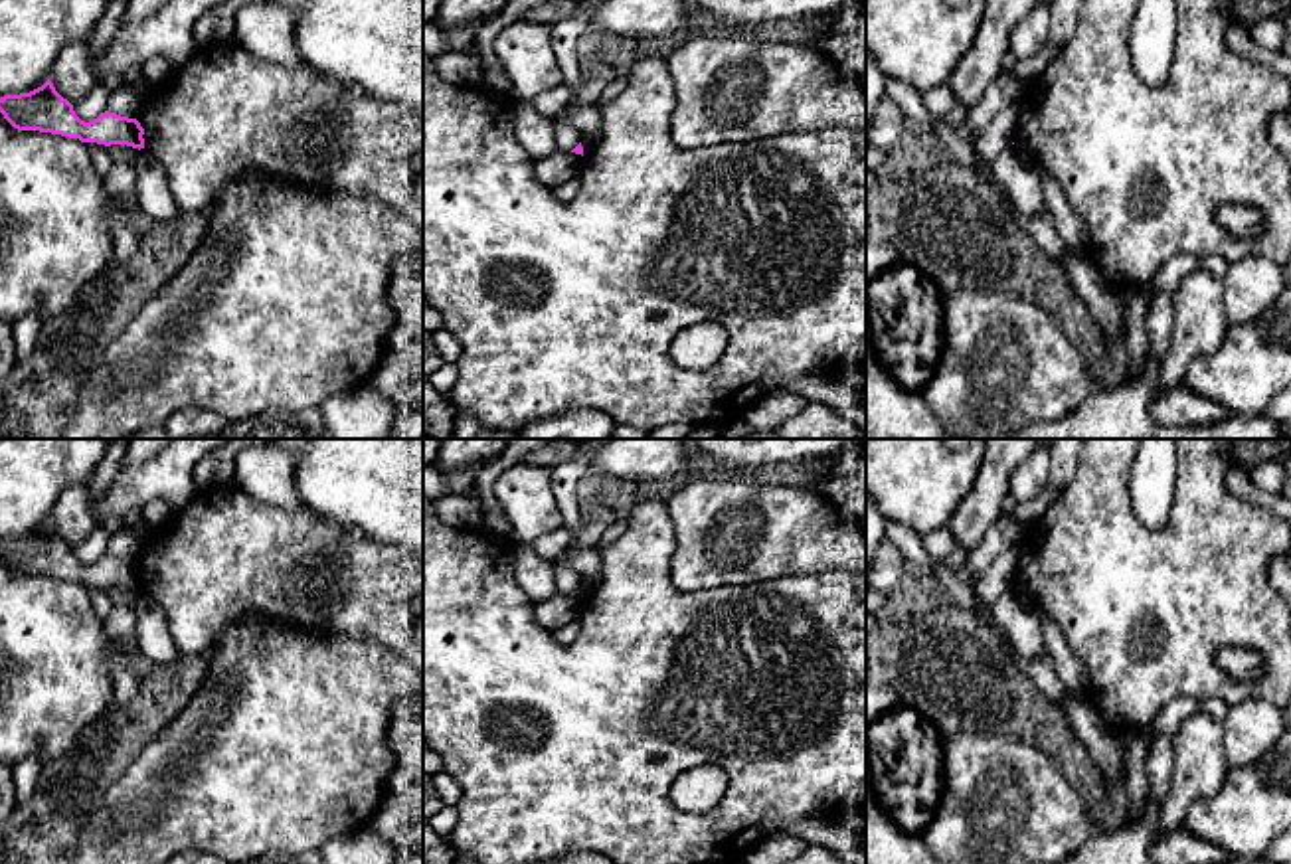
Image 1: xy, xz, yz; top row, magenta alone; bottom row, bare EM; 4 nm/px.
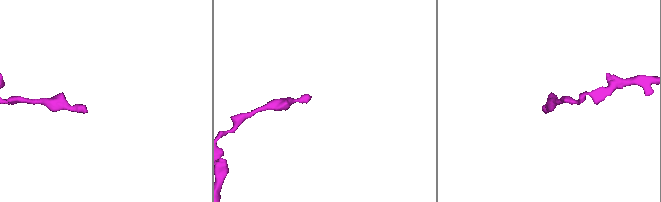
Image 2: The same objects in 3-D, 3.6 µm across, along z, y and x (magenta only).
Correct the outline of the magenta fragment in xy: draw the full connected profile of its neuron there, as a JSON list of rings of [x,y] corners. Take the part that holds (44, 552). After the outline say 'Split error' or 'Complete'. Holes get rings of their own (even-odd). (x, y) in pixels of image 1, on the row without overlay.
[[[49,522],[30,536],[0,540],[0,556],[18,573],[51,575],[105,589],[127,587],[138,593],[144,591],[144,571],[136,562],[105,554],[85,565]]]. Complete

